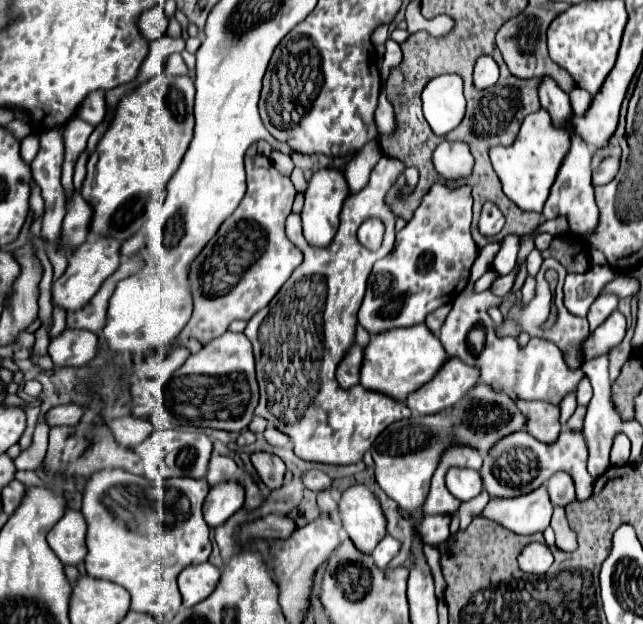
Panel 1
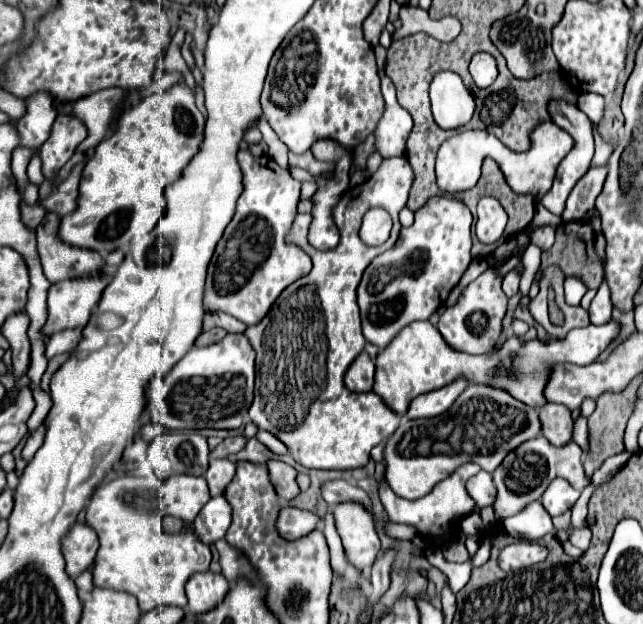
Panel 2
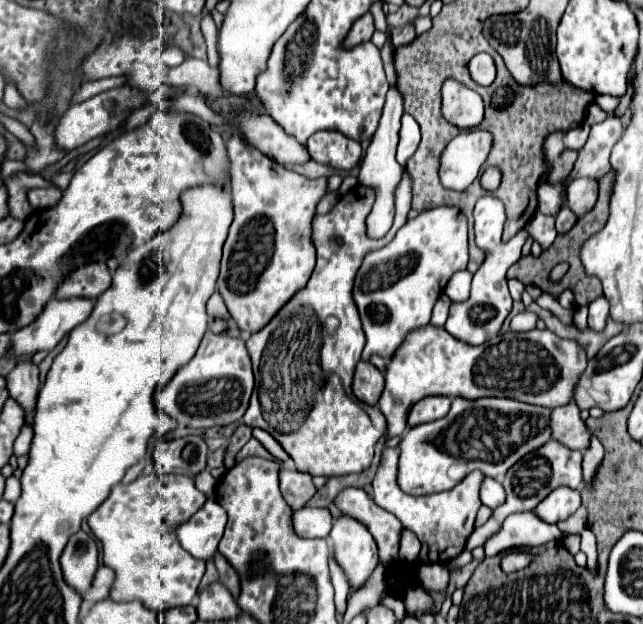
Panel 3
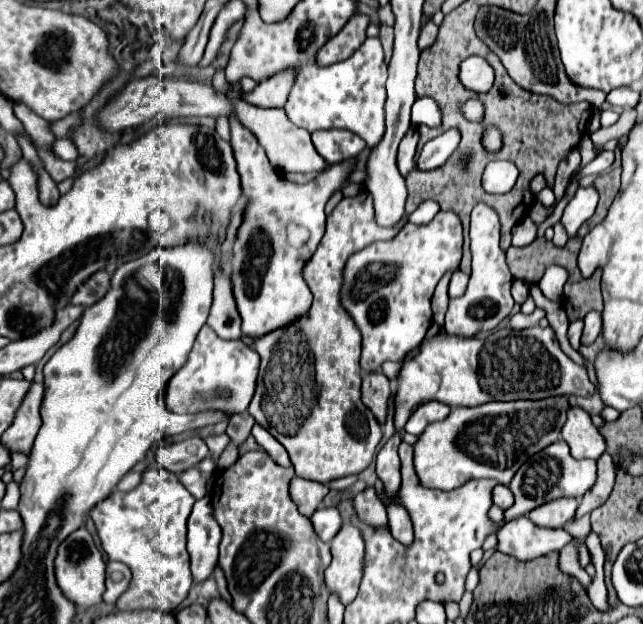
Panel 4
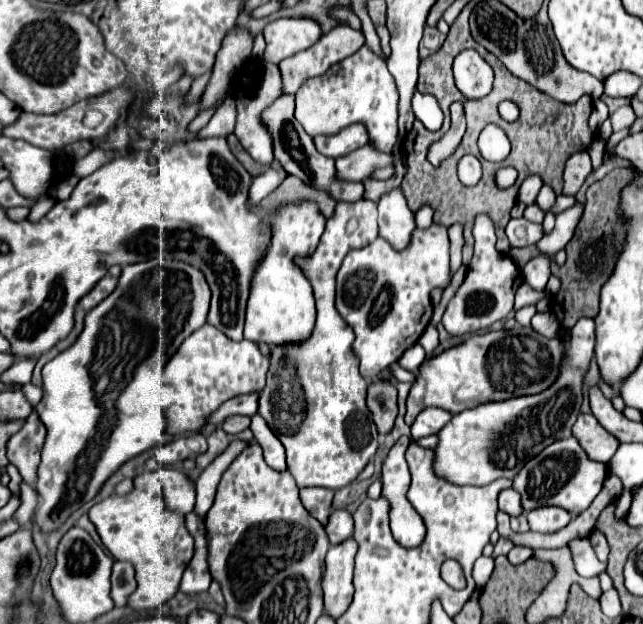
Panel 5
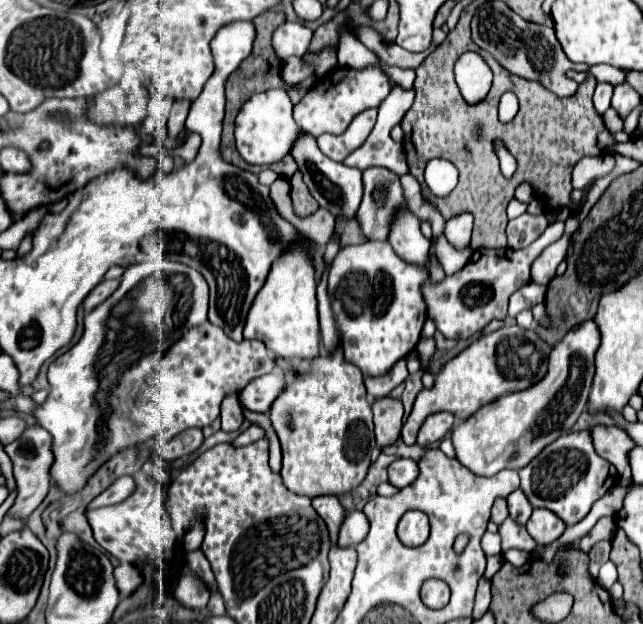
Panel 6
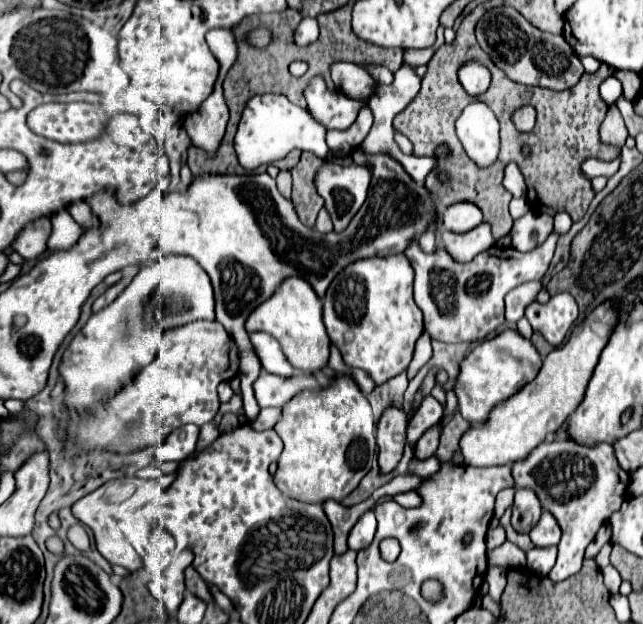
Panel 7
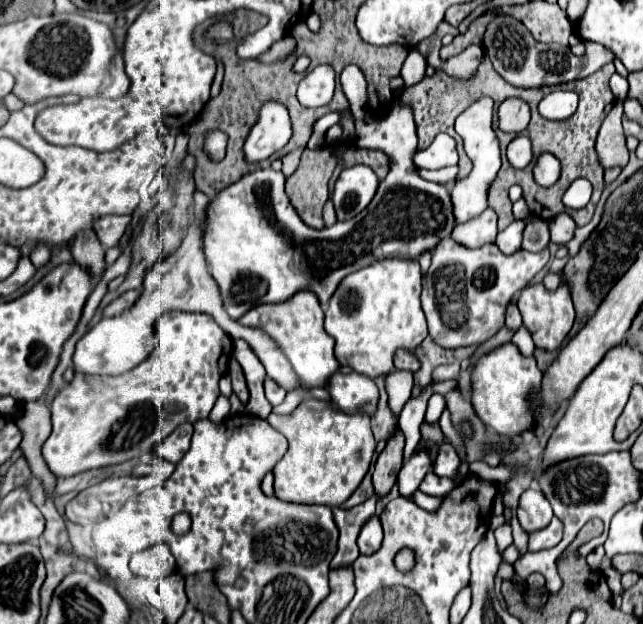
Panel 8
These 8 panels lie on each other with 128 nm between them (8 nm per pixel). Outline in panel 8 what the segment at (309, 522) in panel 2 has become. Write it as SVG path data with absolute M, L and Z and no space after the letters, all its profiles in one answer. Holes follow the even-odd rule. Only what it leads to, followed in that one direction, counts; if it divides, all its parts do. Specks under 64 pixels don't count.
M372 516L360 530L358 536L358 548L360 554L372 554L376 552L376 548L380 548L382 544L382 528L380 528L380 520L378 516Z

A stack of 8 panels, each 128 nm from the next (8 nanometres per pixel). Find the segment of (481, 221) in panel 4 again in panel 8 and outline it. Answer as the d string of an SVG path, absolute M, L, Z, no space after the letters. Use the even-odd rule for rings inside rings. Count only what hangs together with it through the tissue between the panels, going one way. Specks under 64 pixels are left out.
M452 238L440 240L434 248L432 264L422 276L422 310L428 320L430 338L442 348L478 346L492 338L504 326L506 304L516 292L526 288L532 278L548 264L550 252L518 250L510 256L502 254L496 244L468 250Z

